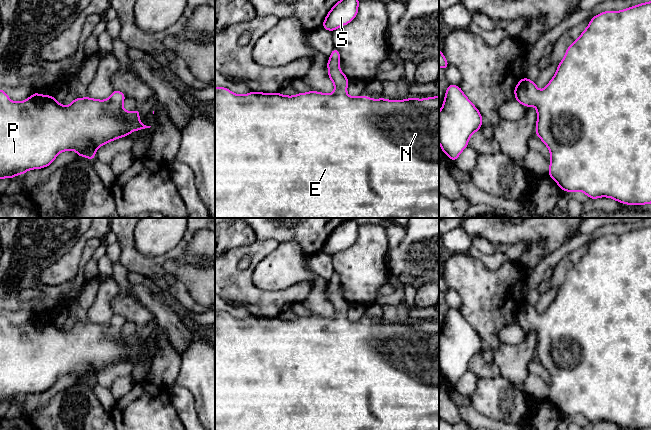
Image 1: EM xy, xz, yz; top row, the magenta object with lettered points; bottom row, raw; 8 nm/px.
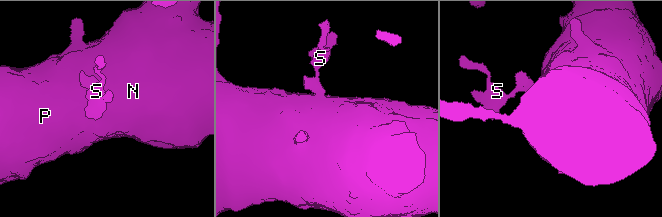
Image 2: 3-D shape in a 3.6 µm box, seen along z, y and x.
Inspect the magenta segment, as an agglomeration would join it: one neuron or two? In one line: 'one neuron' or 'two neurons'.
one neuron

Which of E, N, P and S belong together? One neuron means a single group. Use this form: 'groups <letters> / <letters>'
groups E N P S

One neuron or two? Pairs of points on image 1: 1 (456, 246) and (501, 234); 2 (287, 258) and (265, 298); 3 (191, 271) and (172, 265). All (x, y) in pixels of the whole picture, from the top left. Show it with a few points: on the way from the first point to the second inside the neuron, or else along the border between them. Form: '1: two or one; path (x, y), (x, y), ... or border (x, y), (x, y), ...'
1: two; border (462, 228), (471, 239)
2: two; border (251, 275), (266, 290), (293, 284)
3: one; path (186, 271), (177, 268)

